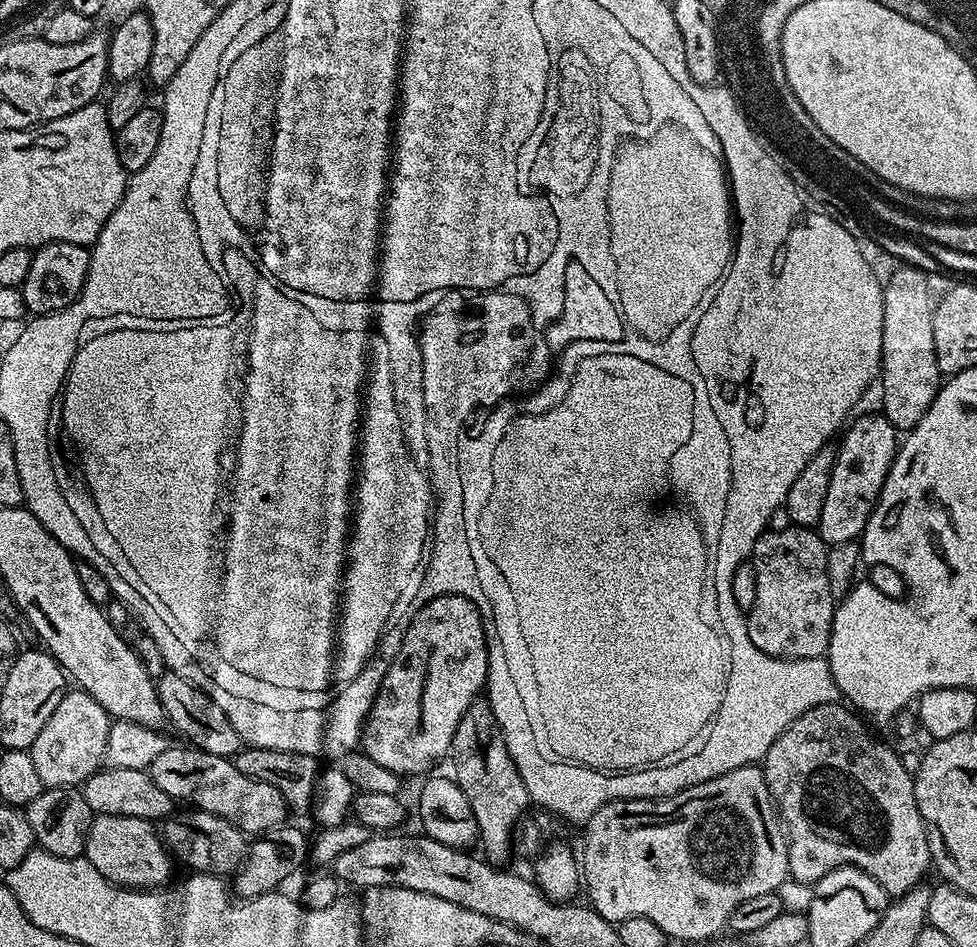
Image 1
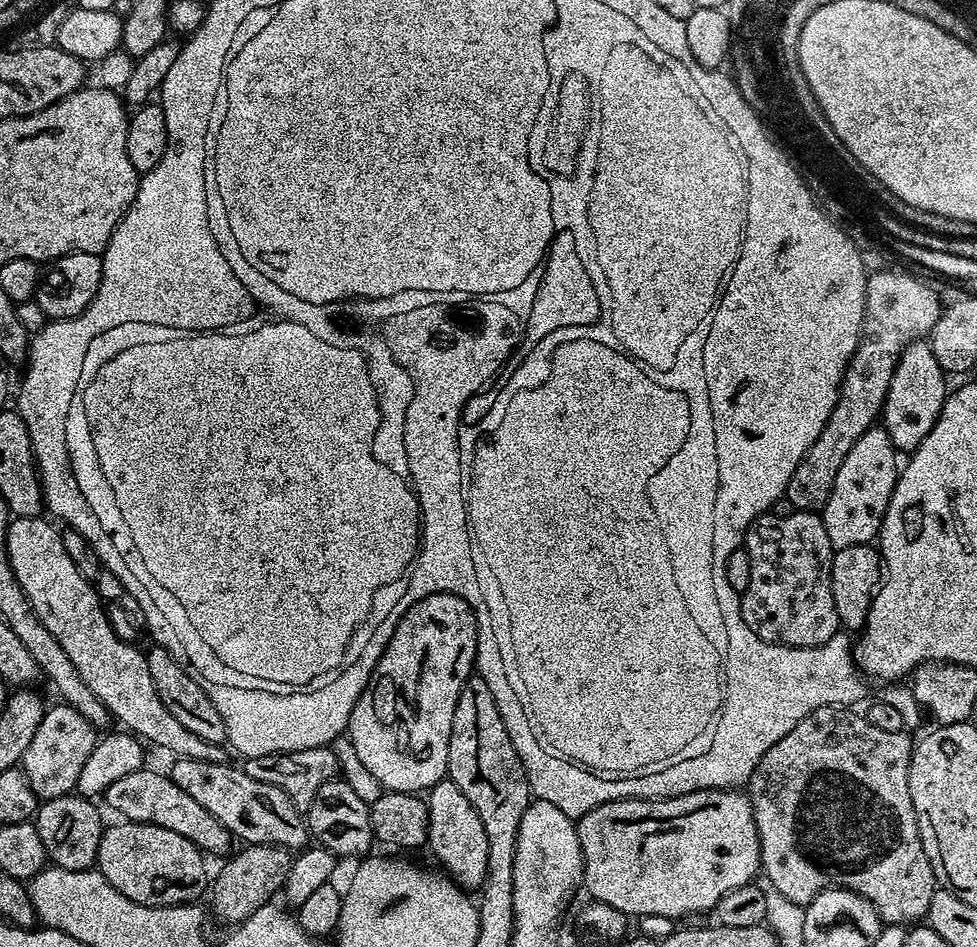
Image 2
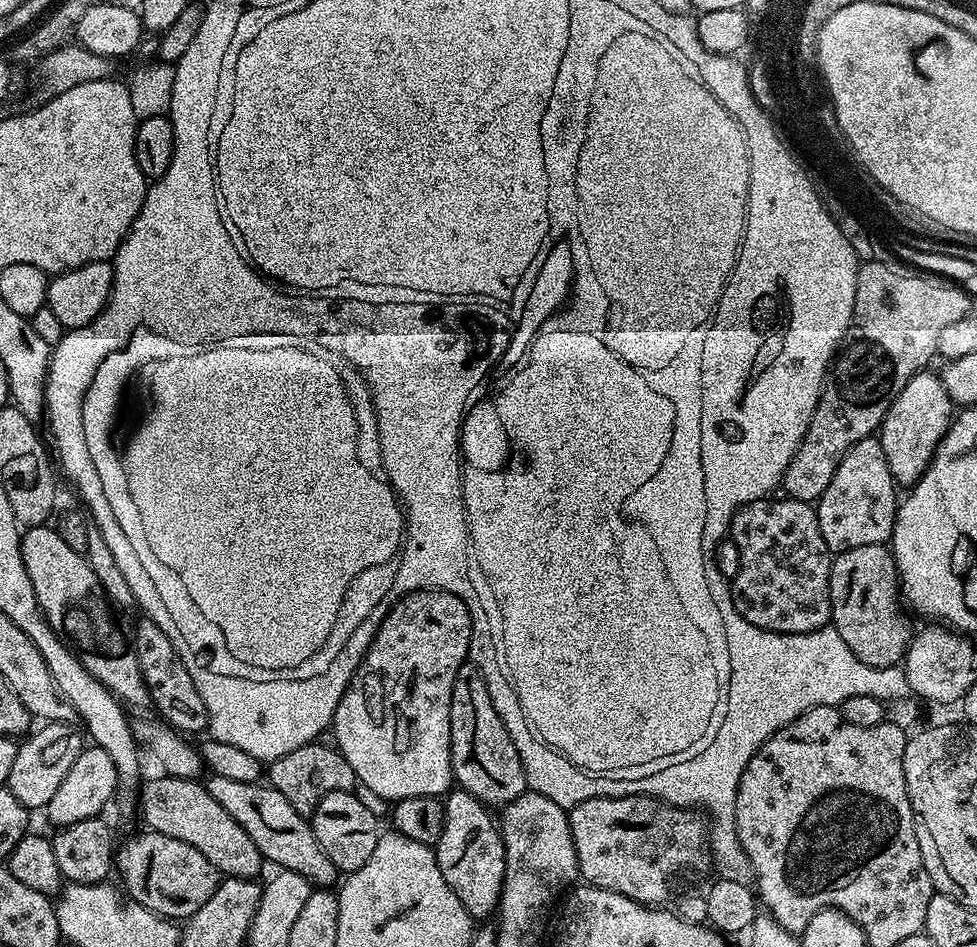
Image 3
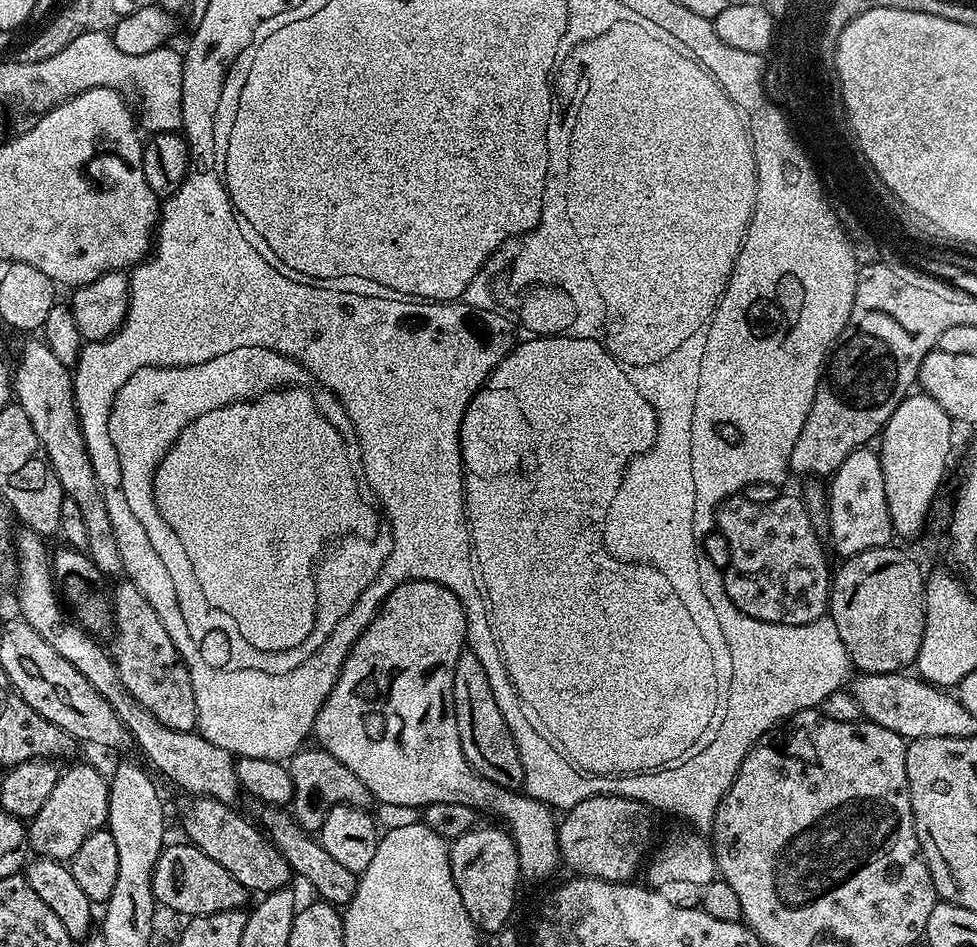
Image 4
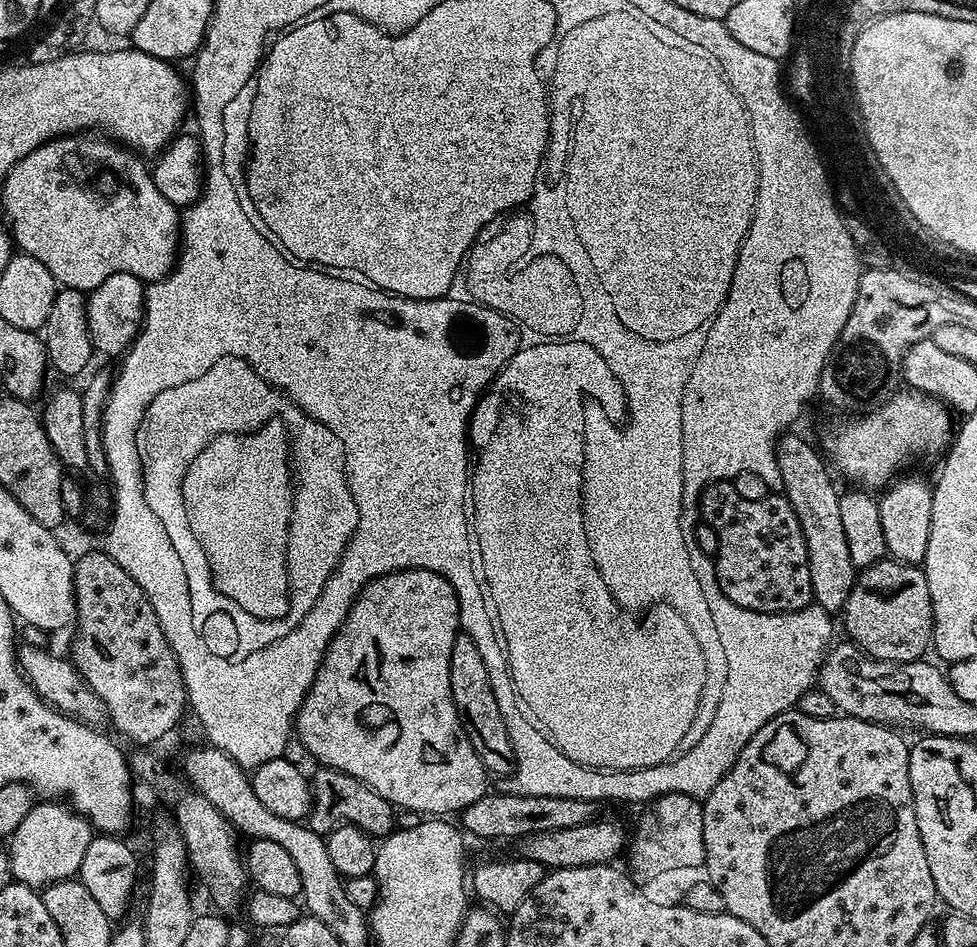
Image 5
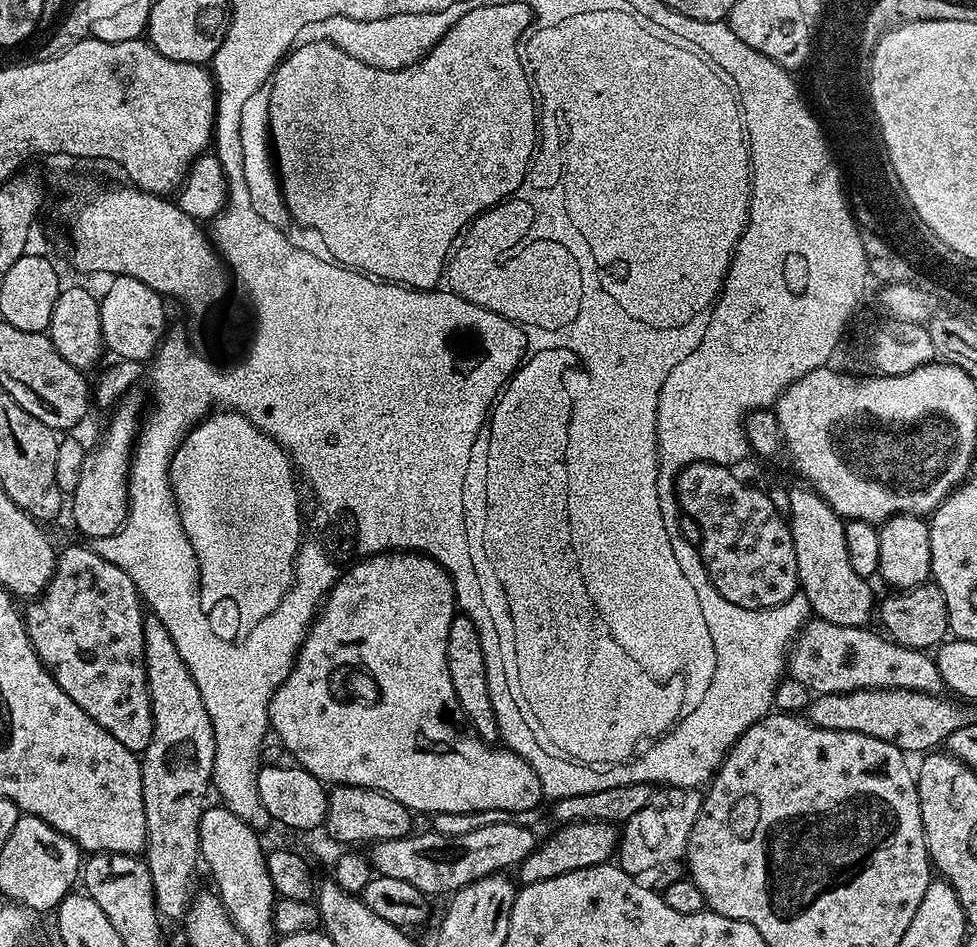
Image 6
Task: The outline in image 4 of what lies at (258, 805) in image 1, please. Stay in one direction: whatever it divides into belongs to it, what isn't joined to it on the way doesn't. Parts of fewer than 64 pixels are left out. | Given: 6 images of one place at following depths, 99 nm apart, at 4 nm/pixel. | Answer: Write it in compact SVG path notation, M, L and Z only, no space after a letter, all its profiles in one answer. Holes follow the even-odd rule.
M280 806L261 807L259 827L265 836L272 841L275 848L283 854L286 862L290 865L293 873L300 876L316 891L319 899L325 900L327 904L346 906L354 898L356 893L357 873L346 870L341 866L320 844L319 839L313 838L309 833L303 832L291 815Z

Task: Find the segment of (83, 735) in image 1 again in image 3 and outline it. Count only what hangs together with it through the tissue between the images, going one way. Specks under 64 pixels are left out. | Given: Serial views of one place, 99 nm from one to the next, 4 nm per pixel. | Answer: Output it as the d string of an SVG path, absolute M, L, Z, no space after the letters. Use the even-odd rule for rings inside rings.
M62 720L44 722L39 725L40 729L36 733L33 731L24 738L29 740L19 741L18 758L14 758L14 766L10 766L10 778L6 787L12 791L14 798L18 798L18 802L22 802L22 806L29 810L47 809L50 798L54 798L58 786L62 786L62 778L70 774L70 766L78 762L80 753L86 747L85 737L76 726L75 723Z

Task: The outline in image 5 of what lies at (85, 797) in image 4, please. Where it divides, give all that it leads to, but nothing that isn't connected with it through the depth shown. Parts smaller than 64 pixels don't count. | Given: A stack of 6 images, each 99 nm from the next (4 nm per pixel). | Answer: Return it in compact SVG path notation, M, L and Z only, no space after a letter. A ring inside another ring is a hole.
M64 802L33 803L30 814L22 818L18 830L7 841L10 870L15 883L43 890L59 880L71 880L79 873L86 846L90 846L94 829L88 819Z

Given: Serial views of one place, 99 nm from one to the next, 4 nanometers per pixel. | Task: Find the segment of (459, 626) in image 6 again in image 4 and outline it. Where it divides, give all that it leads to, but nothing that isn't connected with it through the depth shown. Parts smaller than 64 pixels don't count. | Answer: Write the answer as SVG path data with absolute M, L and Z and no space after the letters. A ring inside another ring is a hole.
M471 650L461 652L454 666L452 701L458 722L458 738L462 742L466 762L470 762L472 769L482 774L482 778L503 788L519 789L524 783L524 760L518 758L518 746L510 734L508 720L502 718L500 704L494 702L494 690L490 690L486 669Z

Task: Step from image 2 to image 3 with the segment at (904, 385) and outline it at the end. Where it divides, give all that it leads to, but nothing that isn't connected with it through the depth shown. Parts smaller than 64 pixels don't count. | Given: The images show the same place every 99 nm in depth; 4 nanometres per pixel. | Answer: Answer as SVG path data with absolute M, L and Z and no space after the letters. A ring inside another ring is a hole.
M921 370L902 386L902 394L894 398L890 410L884 416L884 421L878 429L878 439L882 442L882 451L886 454L886 466L890 466L890 474L894 477L897 485L911 486L919 480L921 474L928 469L928 464L936 452L936 447L944 439L948 432L950 417L953 415L954 405L952 399L946 394L943 379L936 376L932 370Z

